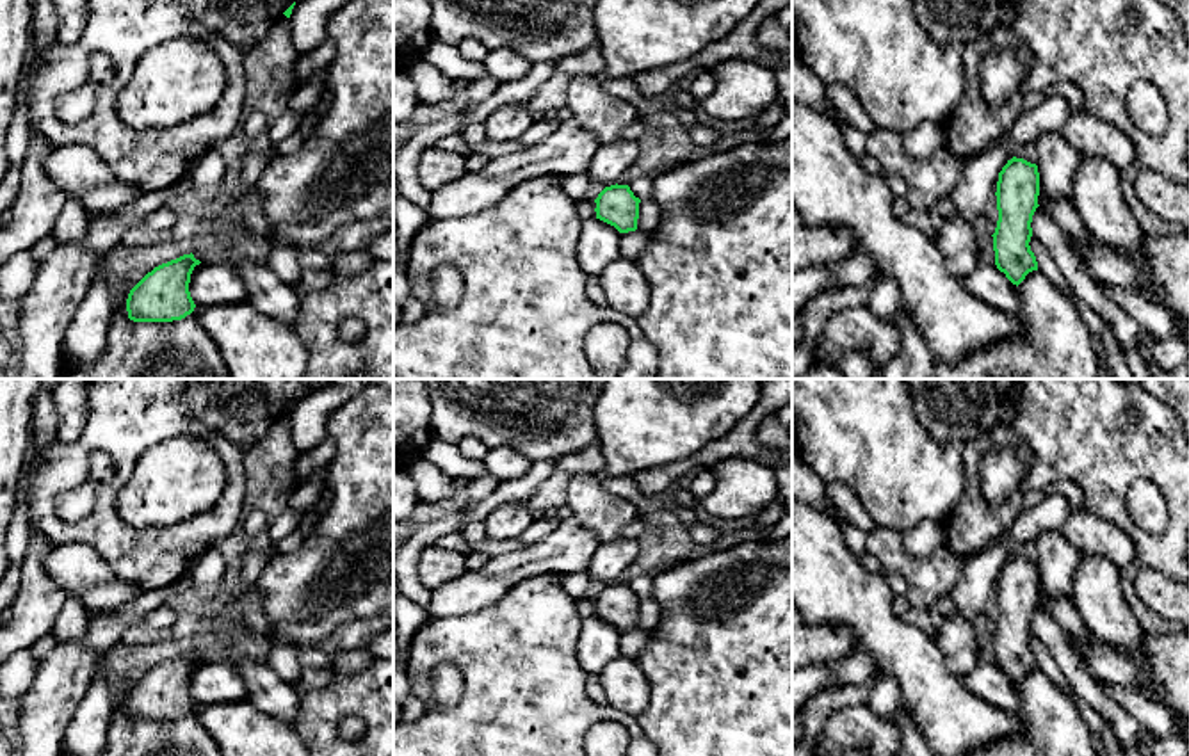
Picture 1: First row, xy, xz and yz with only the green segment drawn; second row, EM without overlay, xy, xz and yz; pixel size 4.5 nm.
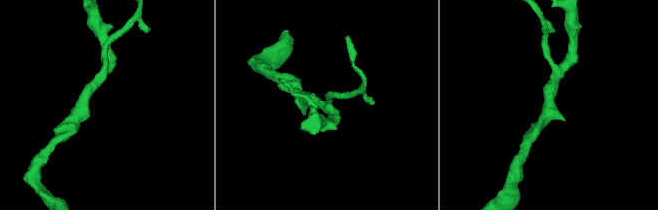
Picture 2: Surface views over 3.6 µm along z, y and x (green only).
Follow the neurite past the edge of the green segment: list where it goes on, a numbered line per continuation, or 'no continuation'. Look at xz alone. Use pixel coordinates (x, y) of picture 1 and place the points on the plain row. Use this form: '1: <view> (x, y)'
no continuation

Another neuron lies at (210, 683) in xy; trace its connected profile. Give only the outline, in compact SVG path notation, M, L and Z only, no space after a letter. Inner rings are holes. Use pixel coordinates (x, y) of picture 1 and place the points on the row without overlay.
M196 664L190 672L189 690L194 703L203 706L247 699L242 676L230 664Z

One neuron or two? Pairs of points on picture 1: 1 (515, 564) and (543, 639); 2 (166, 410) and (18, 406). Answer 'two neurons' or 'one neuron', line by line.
1: two neurons
2: two neurons

